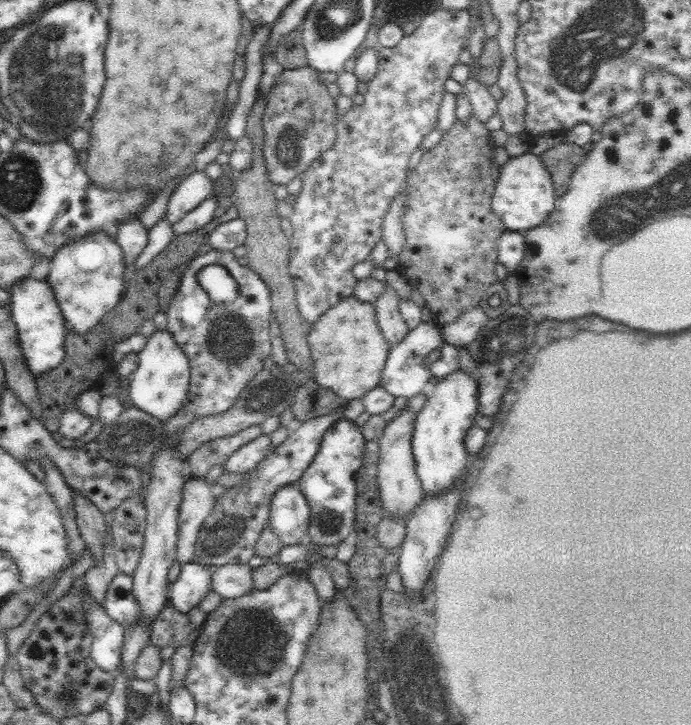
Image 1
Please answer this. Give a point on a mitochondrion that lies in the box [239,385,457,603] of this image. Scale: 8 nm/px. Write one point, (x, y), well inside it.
(327, 523)

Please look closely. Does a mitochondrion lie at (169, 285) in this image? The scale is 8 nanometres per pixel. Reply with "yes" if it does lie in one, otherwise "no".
yes

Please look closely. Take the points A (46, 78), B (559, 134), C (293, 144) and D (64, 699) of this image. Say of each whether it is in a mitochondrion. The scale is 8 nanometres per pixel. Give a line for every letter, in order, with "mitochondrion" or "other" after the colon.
A: mitochondrion
B: other
C: mitochondrion
D: mitochondrion

